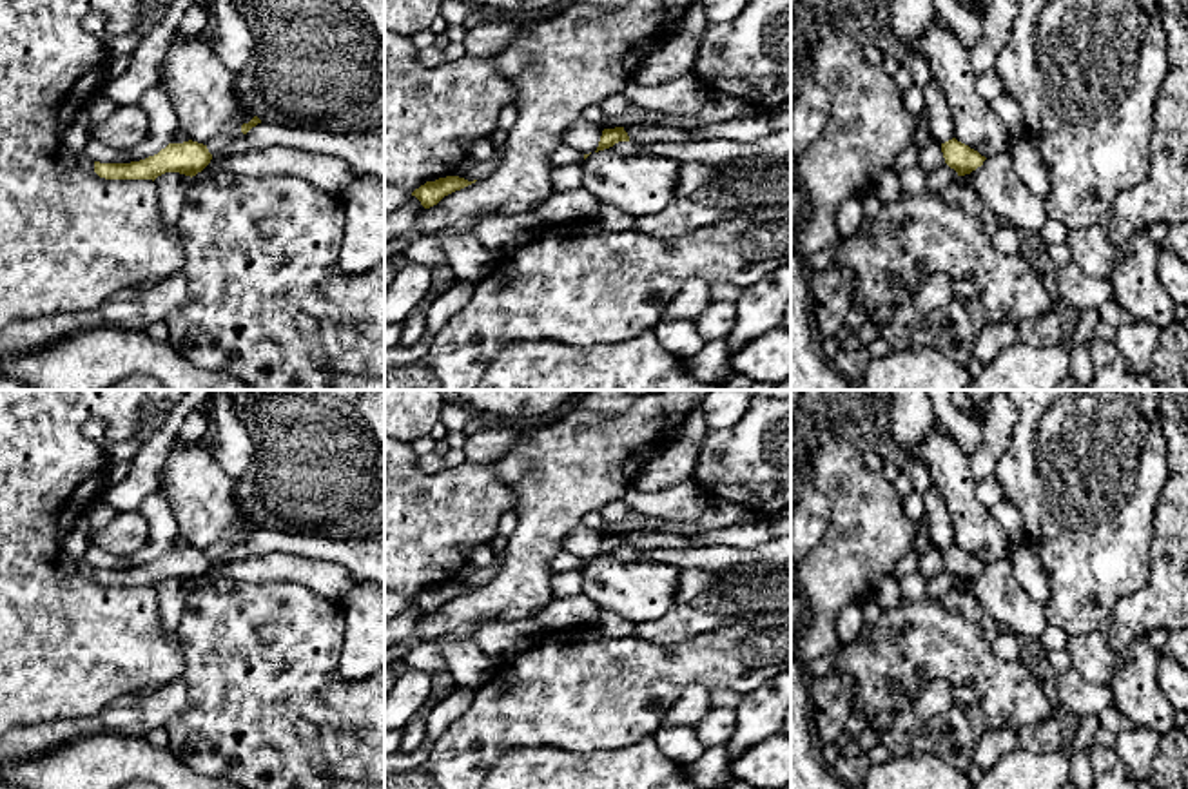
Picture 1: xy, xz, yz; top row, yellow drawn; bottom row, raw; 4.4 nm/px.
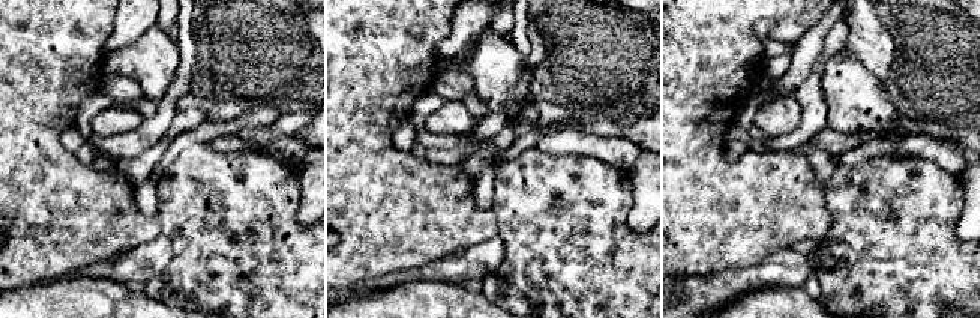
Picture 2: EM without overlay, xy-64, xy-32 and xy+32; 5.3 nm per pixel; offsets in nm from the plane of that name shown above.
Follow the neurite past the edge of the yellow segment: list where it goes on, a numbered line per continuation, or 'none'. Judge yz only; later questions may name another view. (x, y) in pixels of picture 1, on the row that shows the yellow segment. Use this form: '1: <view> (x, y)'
none

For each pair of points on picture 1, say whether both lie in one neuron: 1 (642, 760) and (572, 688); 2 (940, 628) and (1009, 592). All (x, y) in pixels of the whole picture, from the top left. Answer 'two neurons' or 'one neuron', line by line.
1: two neurons
2: two neurons

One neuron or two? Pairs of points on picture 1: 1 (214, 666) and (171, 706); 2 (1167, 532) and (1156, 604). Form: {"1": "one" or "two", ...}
{"1": "two", "2": "one"}

